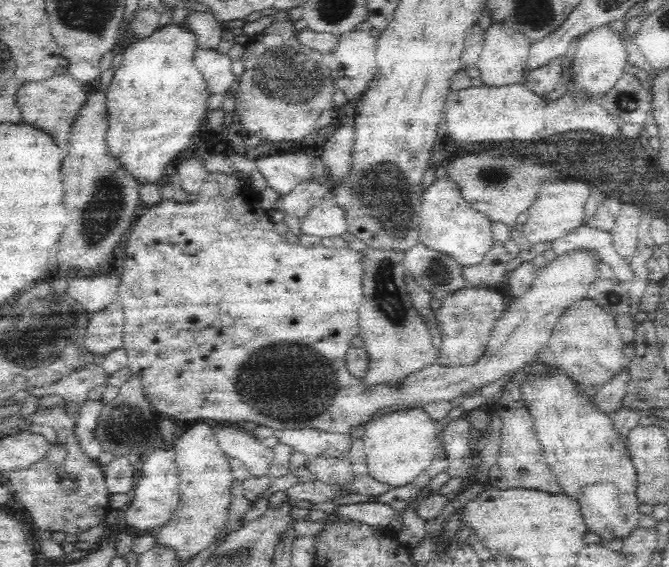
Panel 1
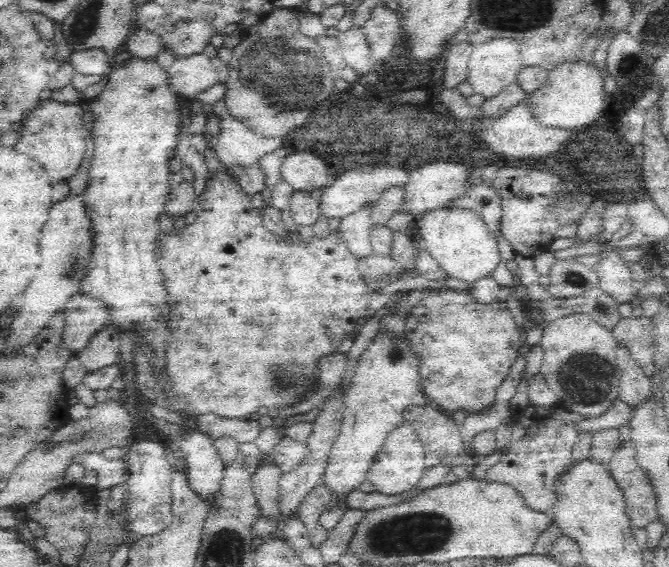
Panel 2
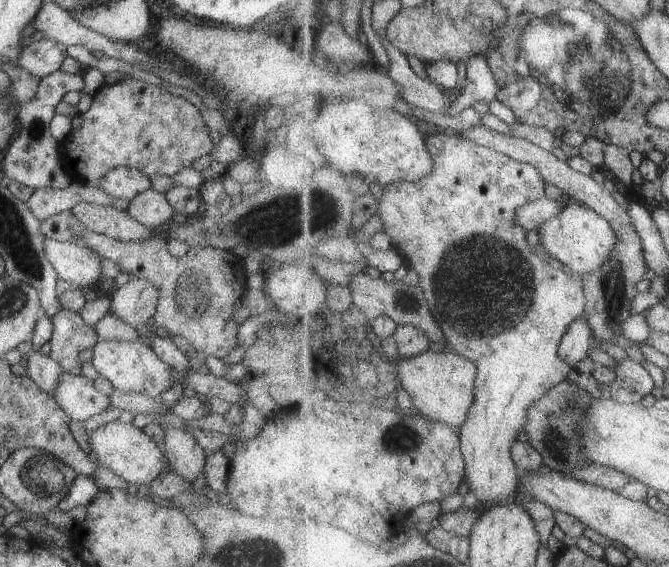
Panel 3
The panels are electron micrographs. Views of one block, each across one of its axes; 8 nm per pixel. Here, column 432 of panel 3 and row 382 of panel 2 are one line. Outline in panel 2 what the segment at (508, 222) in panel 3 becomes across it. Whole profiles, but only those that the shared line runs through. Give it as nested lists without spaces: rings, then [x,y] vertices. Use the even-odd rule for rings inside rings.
[[[213,169],[207,180],[204,192],[197,195],[193,204],[193,211],[196,212],[196,219],[193,223],[186,225],[178,231],[163,233],[158,236],[157,261],[163,274],[163,285],[170,298],[174,298],[171,303],[170,318],[168,325],[172,329],[172,342],[166,348],[166,371],[170,375],[172,388],[168,394],[163,394],[157,388],[153,368],[149,366],[149,353],[145,350],[133,348],[133,361],[136,372],[136,386],[144,398],[150,400],[150,404],[157,404],[172,412],[192,411],[198,415],[212,413],[216,416],[228,418],[242,418],[254,412],[260,407],[280,408],[291,405],[297,398],[313,385],[317,374],[315,366],[317,360],[323,356],[338,352],[342,340],[346,338],[358,323],[362,323],[371,314],[368,305],[371,302],[372,291],[365,285],[360,270],[358,269],[358,258],[356,258],[349,248],[343,243],[338,231],[332,231],[326,236],[315,235],[310,240],[304,240],[295,244],[290,239],[284,239],[267,229],[263,223],[263,216],[260,209],[252,205],[252,197],[246,196],[233,182],[233,178],[227,176],[221,169]]]

